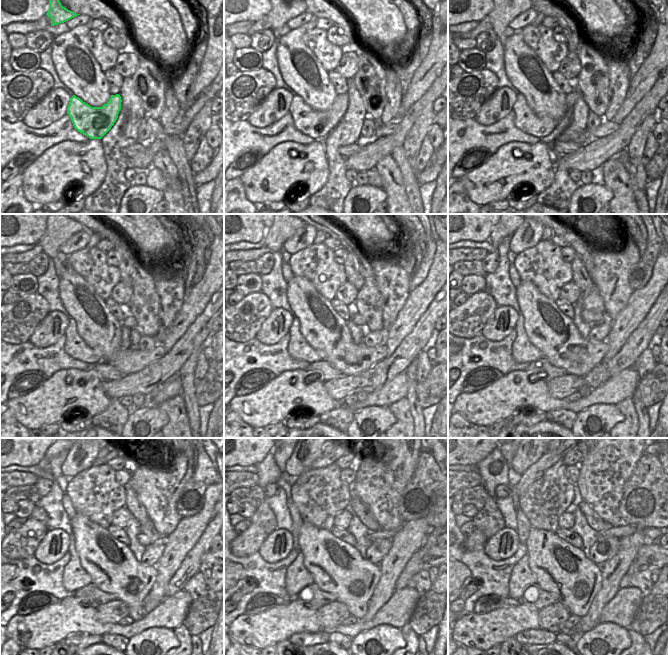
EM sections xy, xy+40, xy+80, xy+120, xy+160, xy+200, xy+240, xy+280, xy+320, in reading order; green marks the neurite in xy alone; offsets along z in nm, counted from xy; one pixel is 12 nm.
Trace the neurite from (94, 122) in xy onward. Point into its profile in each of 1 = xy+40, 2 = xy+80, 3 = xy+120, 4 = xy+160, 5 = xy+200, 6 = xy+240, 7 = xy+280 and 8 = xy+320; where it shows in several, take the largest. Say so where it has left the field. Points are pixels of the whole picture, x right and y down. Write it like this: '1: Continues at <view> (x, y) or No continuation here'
1: Continues at xy+40 (316, 124)
2: Continues at xy+80 (525, 120)
3: Continues at xy+120 (75, 346)
4: Continues at xy+160 (298, 348)
5: Continues at xy+200 (522, 350)
6: Continues at xy+240 (74, 578)
7: Continues at xy+280 (297, 577)
8: Continues at xy+320 (521, 578)

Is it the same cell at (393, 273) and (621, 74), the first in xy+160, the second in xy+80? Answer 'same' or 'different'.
same

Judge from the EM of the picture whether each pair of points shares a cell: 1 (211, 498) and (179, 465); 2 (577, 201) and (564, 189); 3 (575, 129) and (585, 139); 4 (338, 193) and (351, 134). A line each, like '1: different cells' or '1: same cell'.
1: different cells
2: different cells
3: different cells
4: same cell

